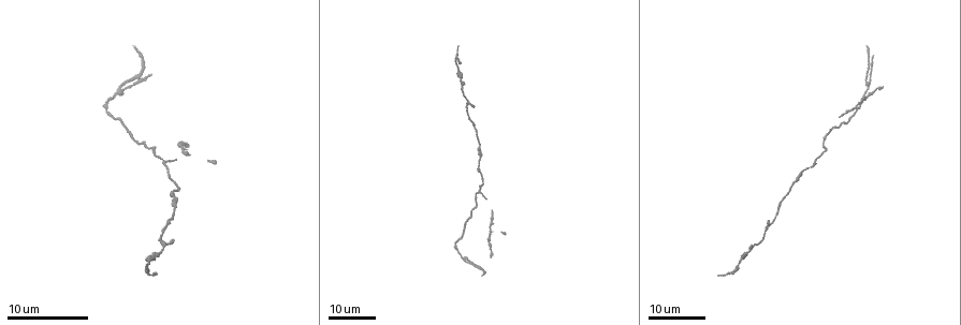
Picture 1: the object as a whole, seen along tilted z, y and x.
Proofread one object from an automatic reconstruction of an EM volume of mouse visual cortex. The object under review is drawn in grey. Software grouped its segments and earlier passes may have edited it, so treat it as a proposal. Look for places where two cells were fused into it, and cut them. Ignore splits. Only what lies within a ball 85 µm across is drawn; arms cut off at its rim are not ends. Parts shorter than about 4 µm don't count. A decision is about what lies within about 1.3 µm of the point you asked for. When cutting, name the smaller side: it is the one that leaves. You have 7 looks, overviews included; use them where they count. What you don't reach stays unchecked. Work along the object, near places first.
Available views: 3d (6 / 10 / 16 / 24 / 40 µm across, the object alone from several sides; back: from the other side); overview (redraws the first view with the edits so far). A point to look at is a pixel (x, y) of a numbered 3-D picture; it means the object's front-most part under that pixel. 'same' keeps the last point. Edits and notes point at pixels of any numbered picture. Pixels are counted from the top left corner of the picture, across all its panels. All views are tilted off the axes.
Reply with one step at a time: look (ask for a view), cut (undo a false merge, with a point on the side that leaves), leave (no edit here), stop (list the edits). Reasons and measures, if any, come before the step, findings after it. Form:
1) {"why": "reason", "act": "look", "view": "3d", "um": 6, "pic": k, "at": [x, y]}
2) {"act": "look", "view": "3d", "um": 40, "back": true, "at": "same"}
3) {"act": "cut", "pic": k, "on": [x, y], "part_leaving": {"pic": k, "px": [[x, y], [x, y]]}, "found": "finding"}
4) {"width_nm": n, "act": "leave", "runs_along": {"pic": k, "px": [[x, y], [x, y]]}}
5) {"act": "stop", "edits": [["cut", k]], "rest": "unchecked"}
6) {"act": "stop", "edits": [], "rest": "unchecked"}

{"why": "three-way junction", "act": "look", "view": "3d", "um": 24, "pic": 1, "at": [482, 192]}

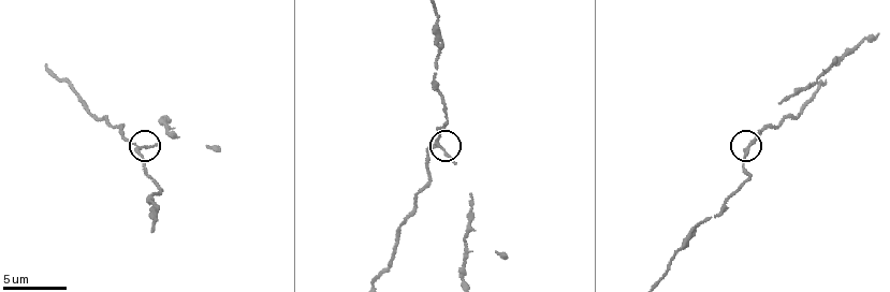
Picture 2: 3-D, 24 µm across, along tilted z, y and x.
{"act": "look", "view": "3d", "um": 10, "pic": 2, "at": [437, 148]}

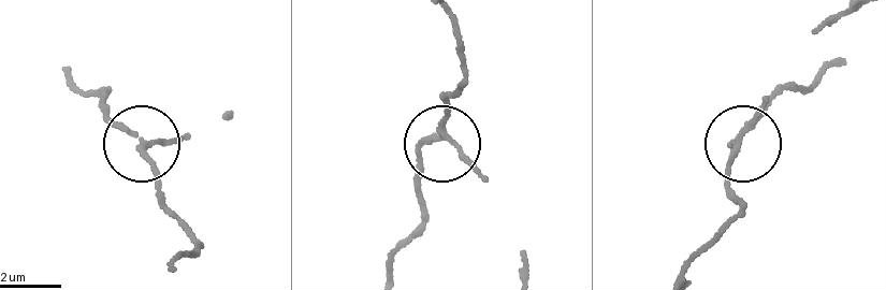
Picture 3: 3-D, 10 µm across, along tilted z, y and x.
{"act": "look", "view": "3d", "um": 6, "pic": 3, "at": [444, 136]}

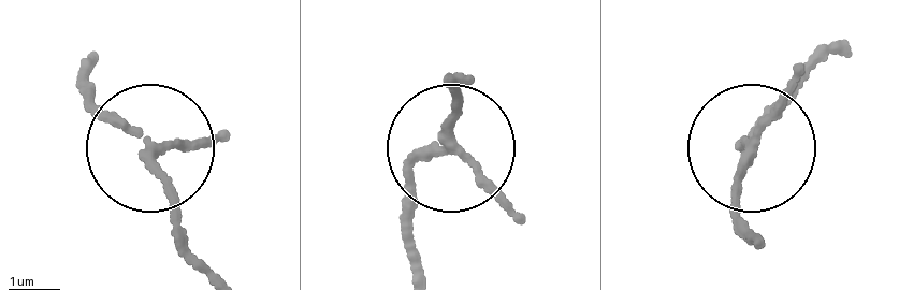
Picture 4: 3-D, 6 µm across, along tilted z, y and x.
{"act": "leave", "runs_along": {"pic": 4, "px": [[464, 77], [452, 138], [411, 176], [411, 254]]}, "found": "all the same cell"}

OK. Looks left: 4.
{"act": "look", "view": "3d", "um": 16, "pic": 1, "at": [116, 95]}

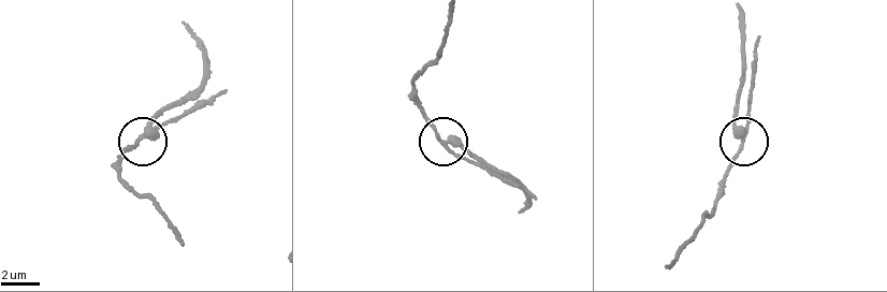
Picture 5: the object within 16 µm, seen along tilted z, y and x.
{"act": "look", "view": "3d", "um": 6, "pic": 5, "at": [739, 148]}

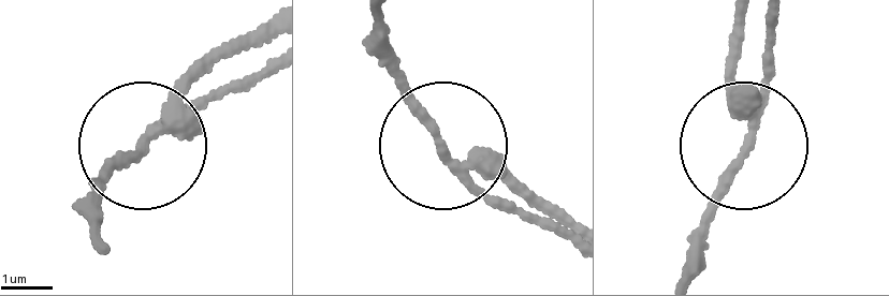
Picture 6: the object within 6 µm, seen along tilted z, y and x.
{"act": "cut", "pic": 6, "on": [203, 69], "part_leaving": {"pic": 6, "px": [[170, 122], [191, 73], [263, 30]]}, "found": "two cells meet here"}

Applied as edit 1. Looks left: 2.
{"why": "sudden change in width", "act": "look", "view": "3d", "um": 24, "pic": 1, "at": [776, 211]}

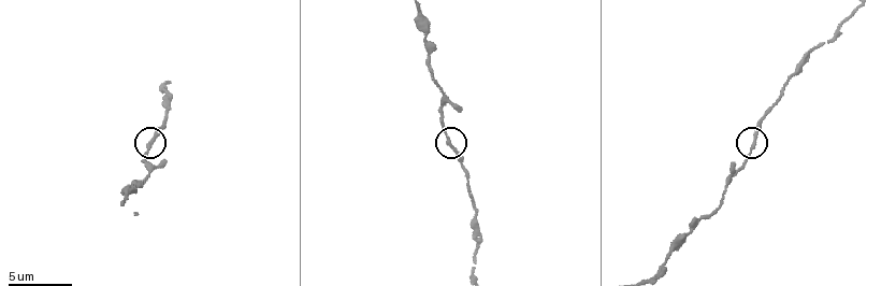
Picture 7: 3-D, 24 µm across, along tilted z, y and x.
{"why": "closer look", "act": "look", "view": "3d", "um": 6, "pic": 7, "at": [449, 141]}

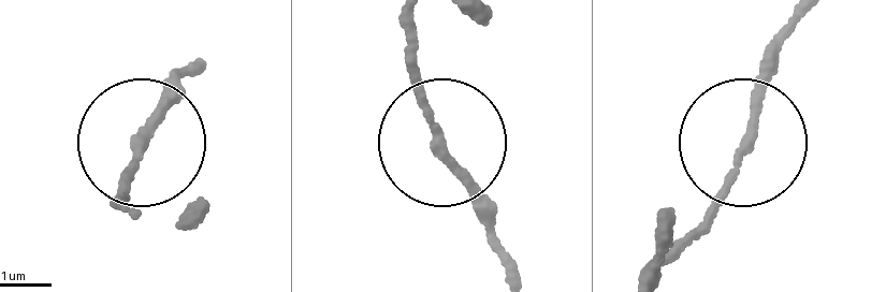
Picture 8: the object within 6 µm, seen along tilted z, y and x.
{"act": "leave", "runs_along": {"pic": 8, "px": [[190, 70], [114, 196]]}, "found": "one cell here"}

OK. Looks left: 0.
{"act": "stop", "edits": [["cut", 6]], "rest": "unchecked"}

